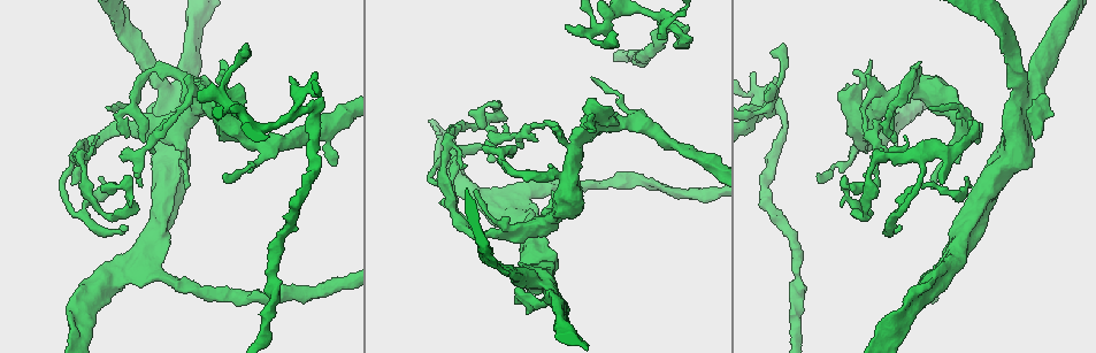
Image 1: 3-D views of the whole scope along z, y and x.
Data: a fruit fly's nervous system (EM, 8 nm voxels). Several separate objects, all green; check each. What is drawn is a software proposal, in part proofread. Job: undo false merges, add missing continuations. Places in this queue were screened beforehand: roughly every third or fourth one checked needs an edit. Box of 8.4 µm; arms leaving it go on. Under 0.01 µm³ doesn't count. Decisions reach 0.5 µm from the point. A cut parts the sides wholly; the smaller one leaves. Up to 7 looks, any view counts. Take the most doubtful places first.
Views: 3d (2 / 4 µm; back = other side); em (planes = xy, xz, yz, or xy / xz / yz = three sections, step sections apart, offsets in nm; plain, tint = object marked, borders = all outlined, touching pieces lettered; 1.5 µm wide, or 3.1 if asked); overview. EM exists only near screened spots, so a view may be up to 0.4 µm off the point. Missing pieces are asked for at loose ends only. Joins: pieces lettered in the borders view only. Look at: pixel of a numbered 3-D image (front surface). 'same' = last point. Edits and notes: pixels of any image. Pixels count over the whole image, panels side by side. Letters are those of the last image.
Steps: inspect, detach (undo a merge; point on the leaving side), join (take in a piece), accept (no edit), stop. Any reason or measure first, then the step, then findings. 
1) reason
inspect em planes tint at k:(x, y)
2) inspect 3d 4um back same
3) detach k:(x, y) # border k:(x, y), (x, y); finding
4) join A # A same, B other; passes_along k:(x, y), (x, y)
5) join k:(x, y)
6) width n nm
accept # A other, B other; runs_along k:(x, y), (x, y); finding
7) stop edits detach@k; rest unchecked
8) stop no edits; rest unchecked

arms part here
inspect 3d 2um at 1:(239, 109)

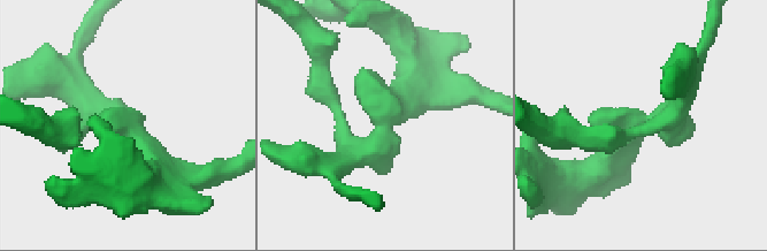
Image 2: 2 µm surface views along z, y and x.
arms 4; need the tissue
inspect em planes plain at 2:(121, 120)

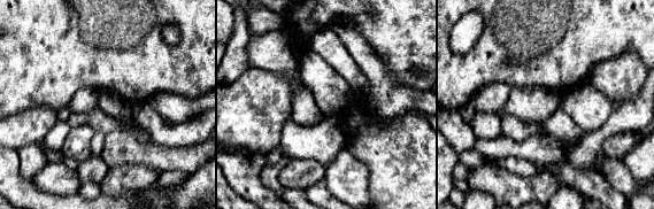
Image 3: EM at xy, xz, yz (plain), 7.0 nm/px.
what lies round it
inspect em planes borders same

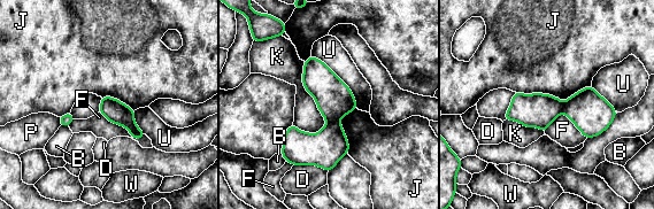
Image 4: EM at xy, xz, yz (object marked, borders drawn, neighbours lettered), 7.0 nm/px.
detach 4:(324, 149) # B other, D other, F other, J other, K other, P other, U other, W other; border 4:(338, 120), (328, 122); a second cell is stuck on

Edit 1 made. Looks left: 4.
free end
inspect 3d 4um at 1:(900, 165)

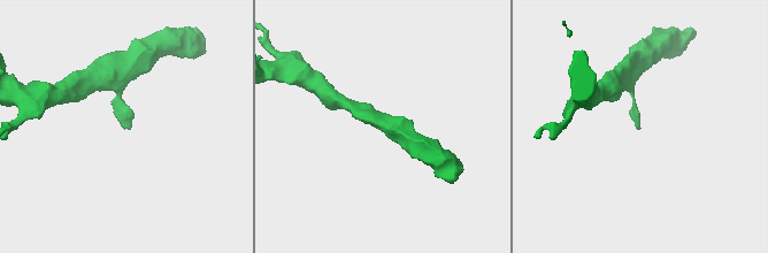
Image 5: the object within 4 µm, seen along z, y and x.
inspect em planes borders at 5:(639, 127)

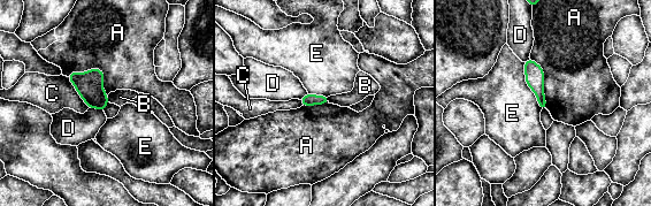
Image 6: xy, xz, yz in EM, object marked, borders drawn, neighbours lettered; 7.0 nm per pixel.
accept # A other, B other, C other, D other, E other; border 6:(67, 75), (98, 68), (107, 97); none of them fits

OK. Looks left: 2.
stop edits detach@4; rest unchecked

